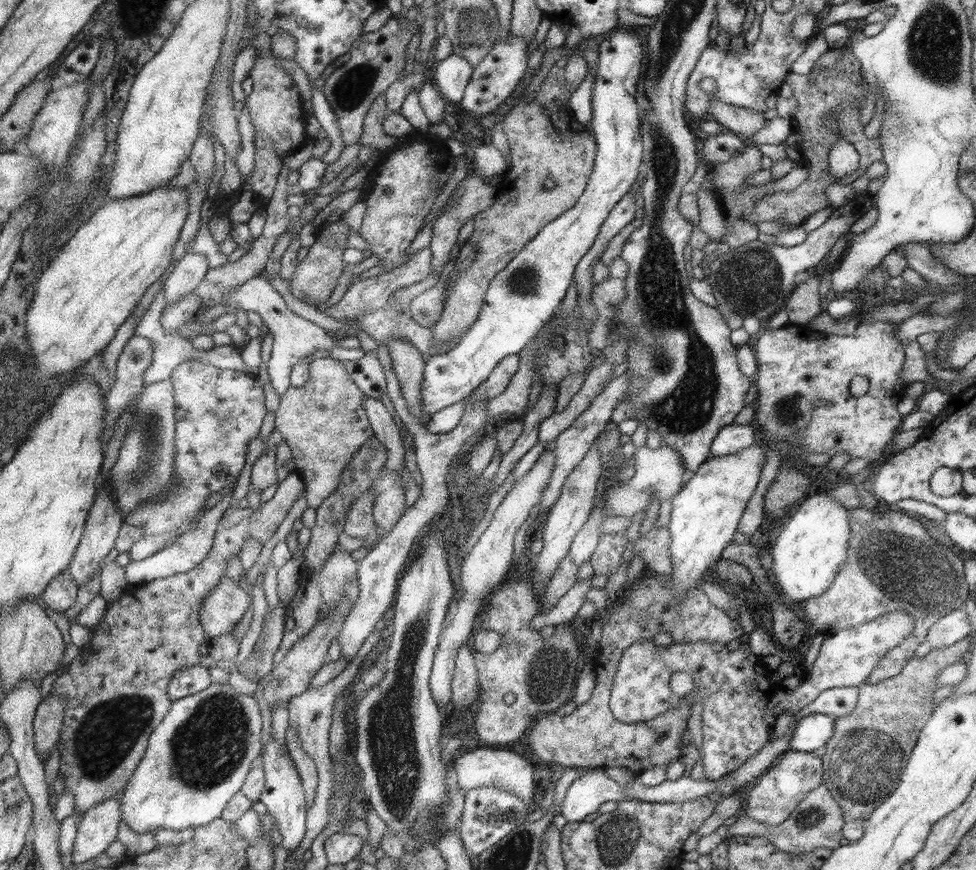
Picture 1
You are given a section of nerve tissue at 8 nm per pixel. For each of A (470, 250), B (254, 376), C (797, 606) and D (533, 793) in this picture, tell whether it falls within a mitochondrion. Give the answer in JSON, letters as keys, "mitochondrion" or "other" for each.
{"A":"other","B":"other","C":"other","D":"other"}

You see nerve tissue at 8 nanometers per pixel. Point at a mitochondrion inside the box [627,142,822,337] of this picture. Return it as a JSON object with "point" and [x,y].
{"point":[750,280]}

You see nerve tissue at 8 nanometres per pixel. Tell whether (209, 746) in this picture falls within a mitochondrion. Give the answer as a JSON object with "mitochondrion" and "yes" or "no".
{"mitochondrion":"yes"}

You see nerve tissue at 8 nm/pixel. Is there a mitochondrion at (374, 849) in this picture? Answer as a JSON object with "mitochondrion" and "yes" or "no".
{"mitochondrion":"no"}

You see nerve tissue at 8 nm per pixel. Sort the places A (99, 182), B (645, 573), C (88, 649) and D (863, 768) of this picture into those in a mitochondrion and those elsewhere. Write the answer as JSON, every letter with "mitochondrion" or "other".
{"A":"other","B":"other","C":"other","D":"mitochondrion"}

